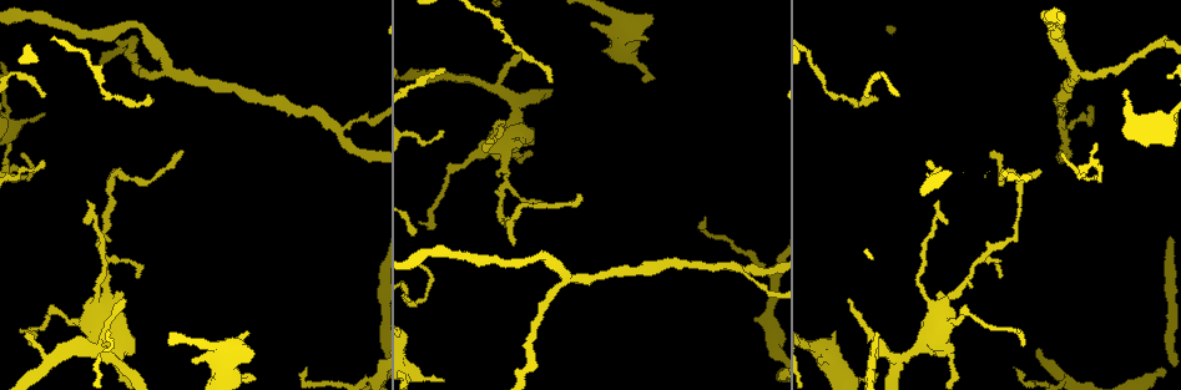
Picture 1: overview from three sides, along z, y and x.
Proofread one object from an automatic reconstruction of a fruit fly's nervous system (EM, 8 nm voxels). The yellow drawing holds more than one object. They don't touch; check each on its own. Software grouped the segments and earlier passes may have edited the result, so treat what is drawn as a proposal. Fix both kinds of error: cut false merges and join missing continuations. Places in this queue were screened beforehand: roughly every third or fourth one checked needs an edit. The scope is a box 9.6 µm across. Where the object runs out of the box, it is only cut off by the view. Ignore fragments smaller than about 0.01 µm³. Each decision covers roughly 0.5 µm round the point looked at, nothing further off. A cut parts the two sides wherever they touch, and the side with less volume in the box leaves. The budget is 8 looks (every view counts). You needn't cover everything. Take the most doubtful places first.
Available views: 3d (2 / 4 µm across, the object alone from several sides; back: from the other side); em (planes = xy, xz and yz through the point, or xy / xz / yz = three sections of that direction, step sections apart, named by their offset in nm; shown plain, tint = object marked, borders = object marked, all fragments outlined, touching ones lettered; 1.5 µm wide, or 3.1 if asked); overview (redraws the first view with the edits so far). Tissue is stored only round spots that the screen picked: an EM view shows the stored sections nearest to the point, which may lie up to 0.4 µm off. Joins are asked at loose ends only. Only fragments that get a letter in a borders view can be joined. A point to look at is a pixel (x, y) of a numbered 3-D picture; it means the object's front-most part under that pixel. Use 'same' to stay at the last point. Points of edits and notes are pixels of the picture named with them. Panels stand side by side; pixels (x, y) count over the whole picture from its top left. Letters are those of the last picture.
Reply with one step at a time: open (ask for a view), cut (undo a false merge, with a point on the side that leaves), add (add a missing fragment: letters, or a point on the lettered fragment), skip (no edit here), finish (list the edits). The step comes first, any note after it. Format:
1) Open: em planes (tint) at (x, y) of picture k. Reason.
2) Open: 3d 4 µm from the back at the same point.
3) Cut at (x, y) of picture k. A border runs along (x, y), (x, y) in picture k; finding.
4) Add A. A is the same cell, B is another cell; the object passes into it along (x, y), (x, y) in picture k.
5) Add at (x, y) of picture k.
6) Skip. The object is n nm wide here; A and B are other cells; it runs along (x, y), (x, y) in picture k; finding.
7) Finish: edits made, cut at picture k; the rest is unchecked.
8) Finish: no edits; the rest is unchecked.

Open: em planes (borders) at (514, 107) of picture 1. Calibre changes.

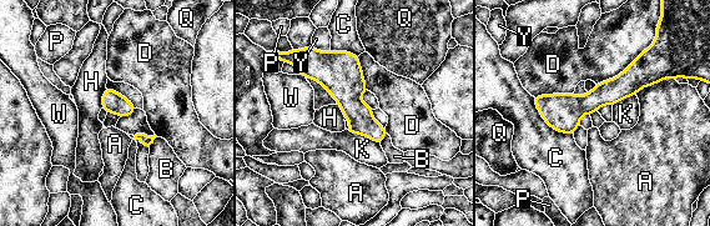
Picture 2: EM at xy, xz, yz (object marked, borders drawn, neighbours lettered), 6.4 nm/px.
Skip. A, B, C, D, H, K, P, Q, W and Y are other cells; a border runs along (106, 89), (101, 96), (101, 108) in picture 2; all the same cell.

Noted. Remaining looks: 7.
Open: em yz step 4 (plain) at (654, 17) of picture 1. Free end.

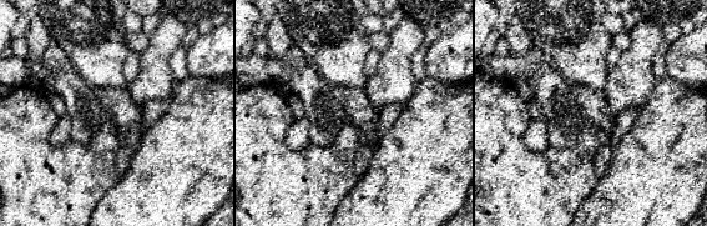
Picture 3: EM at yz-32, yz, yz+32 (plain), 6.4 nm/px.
Open: em yz step 4 (borders) at the same point.

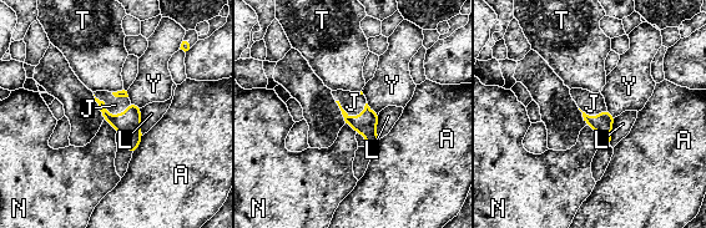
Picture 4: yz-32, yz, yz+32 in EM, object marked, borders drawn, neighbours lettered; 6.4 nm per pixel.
Add at (115, 105) of picture 4. J is the same cell, A, L, N, T and Y are other cells; it goes on there.

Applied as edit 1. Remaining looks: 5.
Open: em planes (borders) at (954, 290) of picture 1. Calibre changes.

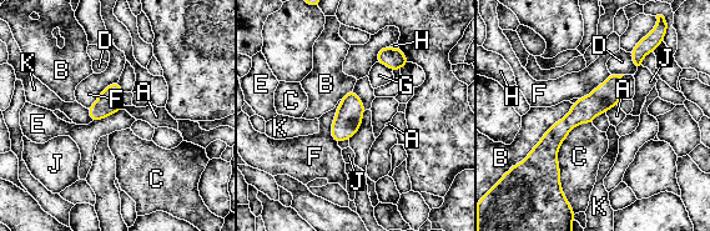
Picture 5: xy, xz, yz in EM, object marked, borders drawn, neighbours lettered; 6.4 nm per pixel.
Skip. A, B, C, D, E, F, G, H, J and K are other cells; a border runs along (341, 100), (331, 126), (336, 142) in picture 5; all the same cell.

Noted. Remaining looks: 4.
Finish: edits made, add at picture 4; the rest is unchecked.

